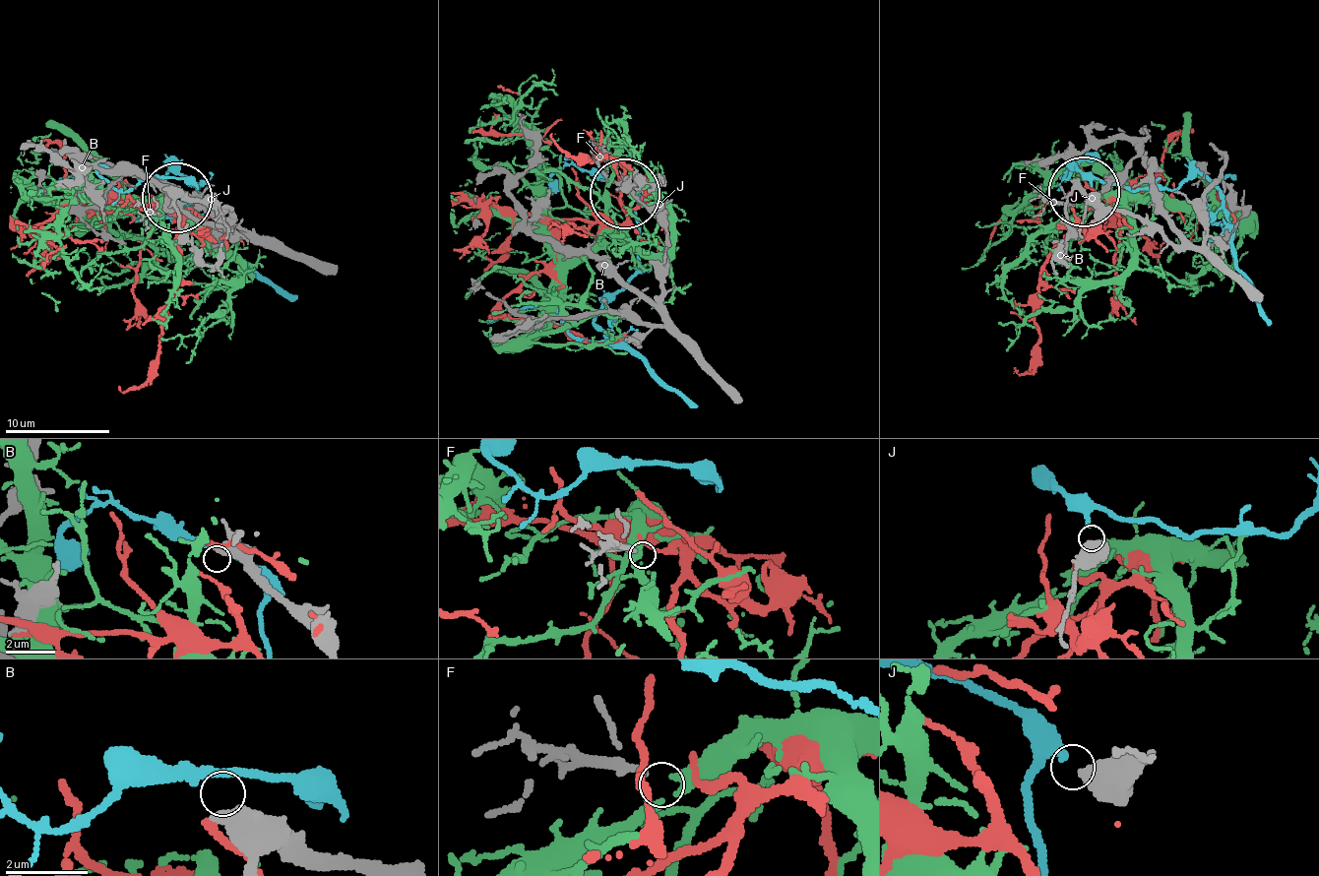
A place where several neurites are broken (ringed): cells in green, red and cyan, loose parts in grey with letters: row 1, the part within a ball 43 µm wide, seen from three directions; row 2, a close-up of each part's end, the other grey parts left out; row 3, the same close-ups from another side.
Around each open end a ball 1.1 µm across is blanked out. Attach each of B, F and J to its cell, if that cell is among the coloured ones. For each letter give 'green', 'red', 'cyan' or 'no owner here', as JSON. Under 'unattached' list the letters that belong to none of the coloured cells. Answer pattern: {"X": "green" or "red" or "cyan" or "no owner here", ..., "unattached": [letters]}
{"B": "no owner here", "F": "green", "J": "cyan", "unattached": ["B"]}

